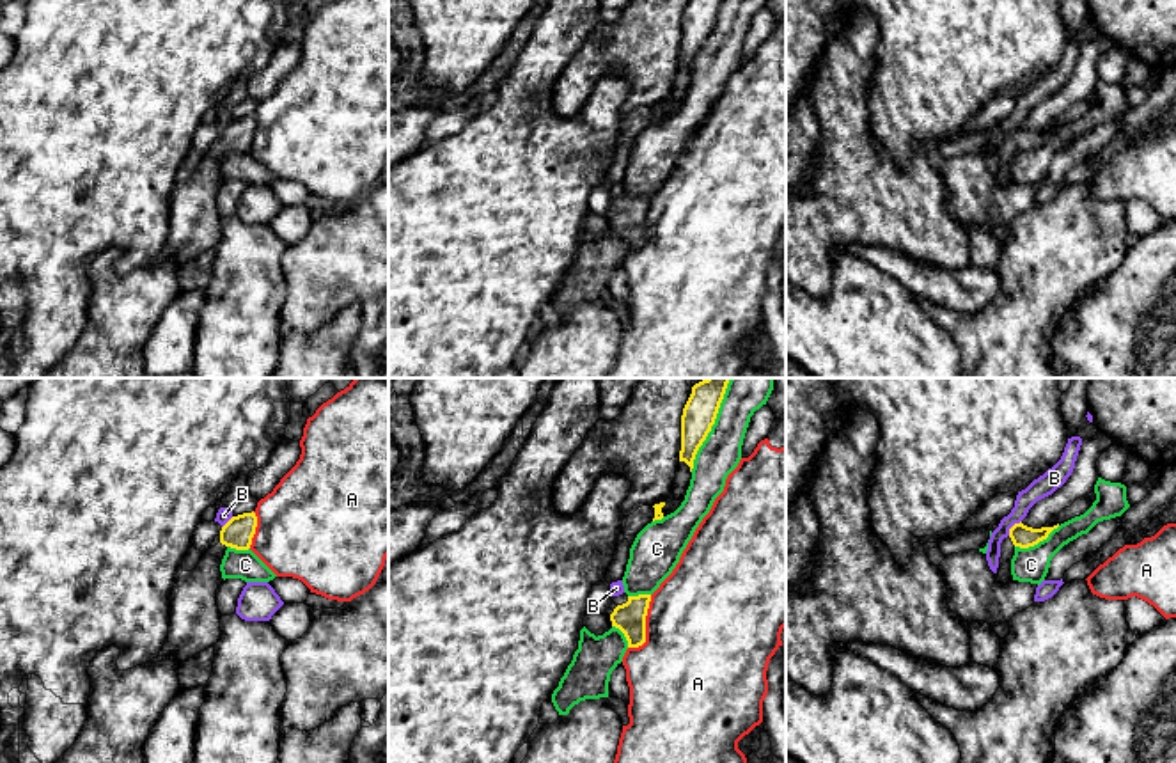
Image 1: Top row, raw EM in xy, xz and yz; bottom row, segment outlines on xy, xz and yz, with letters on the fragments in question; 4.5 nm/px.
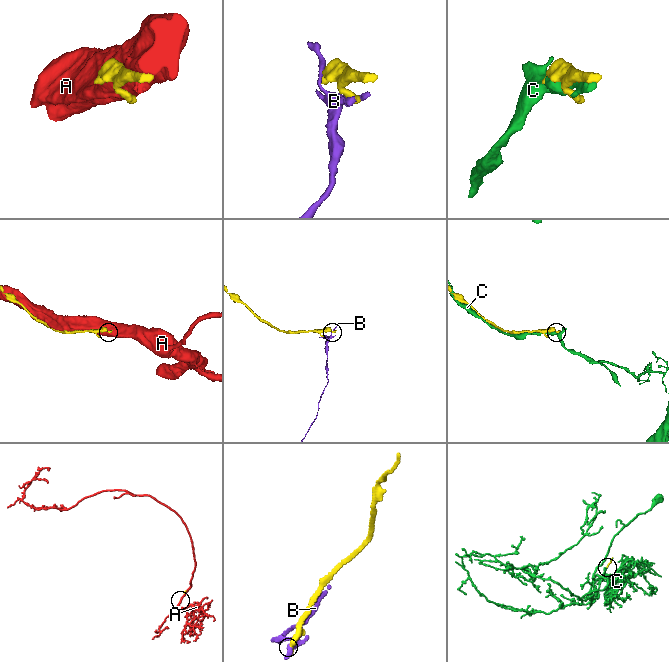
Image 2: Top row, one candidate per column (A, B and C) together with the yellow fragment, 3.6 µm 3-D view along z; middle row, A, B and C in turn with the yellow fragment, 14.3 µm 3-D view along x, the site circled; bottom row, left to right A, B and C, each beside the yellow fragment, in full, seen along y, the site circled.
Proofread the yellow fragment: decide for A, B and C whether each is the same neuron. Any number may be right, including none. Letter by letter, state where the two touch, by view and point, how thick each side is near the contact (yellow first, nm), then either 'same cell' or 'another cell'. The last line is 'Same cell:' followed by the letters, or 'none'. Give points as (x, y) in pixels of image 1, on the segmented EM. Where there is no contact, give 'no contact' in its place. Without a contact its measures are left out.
A: xz (644, 627) | 140/500 nm | another cell
B: yz (1011, 527) | 100/100 nm | another cell
C: xz (713, 423) | 150/200 nm | another cell
Same cell: none

